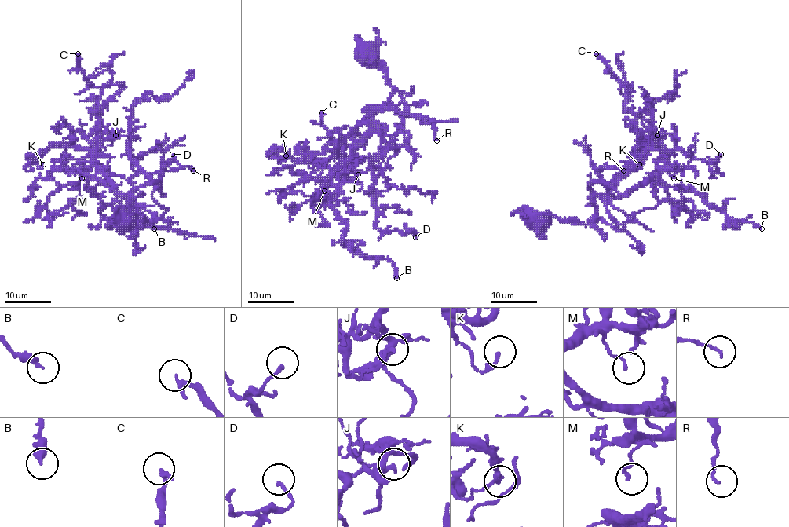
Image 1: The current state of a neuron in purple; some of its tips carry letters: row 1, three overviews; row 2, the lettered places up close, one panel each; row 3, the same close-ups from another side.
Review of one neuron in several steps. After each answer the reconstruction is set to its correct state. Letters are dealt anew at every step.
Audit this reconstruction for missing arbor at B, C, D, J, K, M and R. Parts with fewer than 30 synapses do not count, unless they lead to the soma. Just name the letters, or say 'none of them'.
none of them

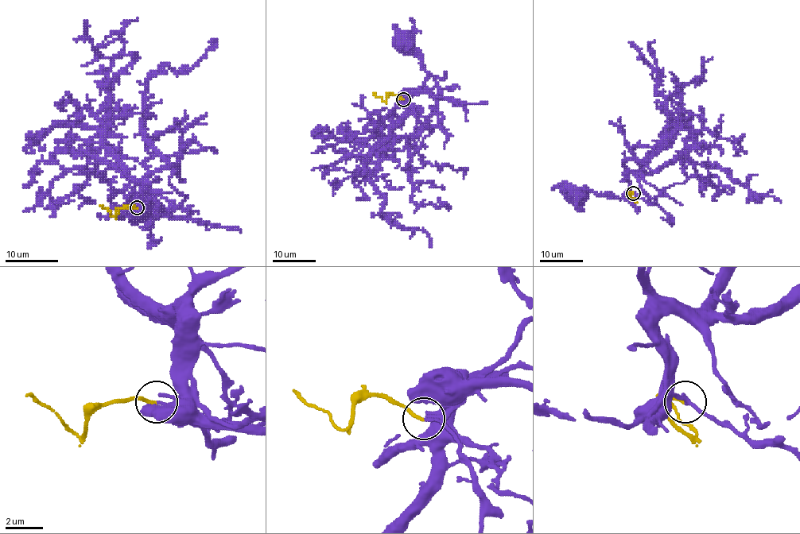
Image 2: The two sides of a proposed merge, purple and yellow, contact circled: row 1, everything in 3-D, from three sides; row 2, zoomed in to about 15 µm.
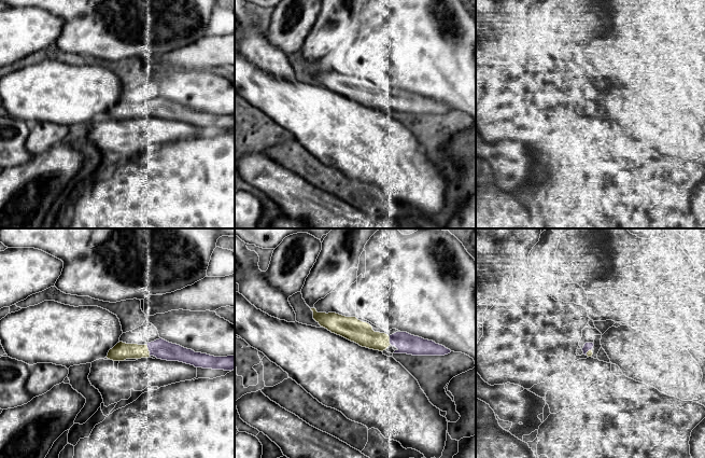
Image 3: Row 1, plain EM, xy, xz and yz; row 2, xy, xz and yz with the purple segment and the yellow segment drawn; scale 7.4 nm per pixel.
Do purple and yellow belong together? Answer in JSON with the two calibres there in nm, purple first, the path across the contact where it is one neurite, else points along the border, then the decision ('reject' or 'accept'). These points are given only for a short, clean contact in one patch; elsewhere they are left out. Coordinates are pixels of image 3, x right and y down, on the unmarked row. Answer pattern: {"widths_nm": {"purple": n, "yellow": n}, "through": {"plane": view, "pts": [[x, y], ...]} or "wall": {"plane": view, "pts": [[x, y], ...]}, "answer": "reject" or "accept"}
{"widths_nm": {"purple": 140, "yellow": 140}, "answer": "accept"}

